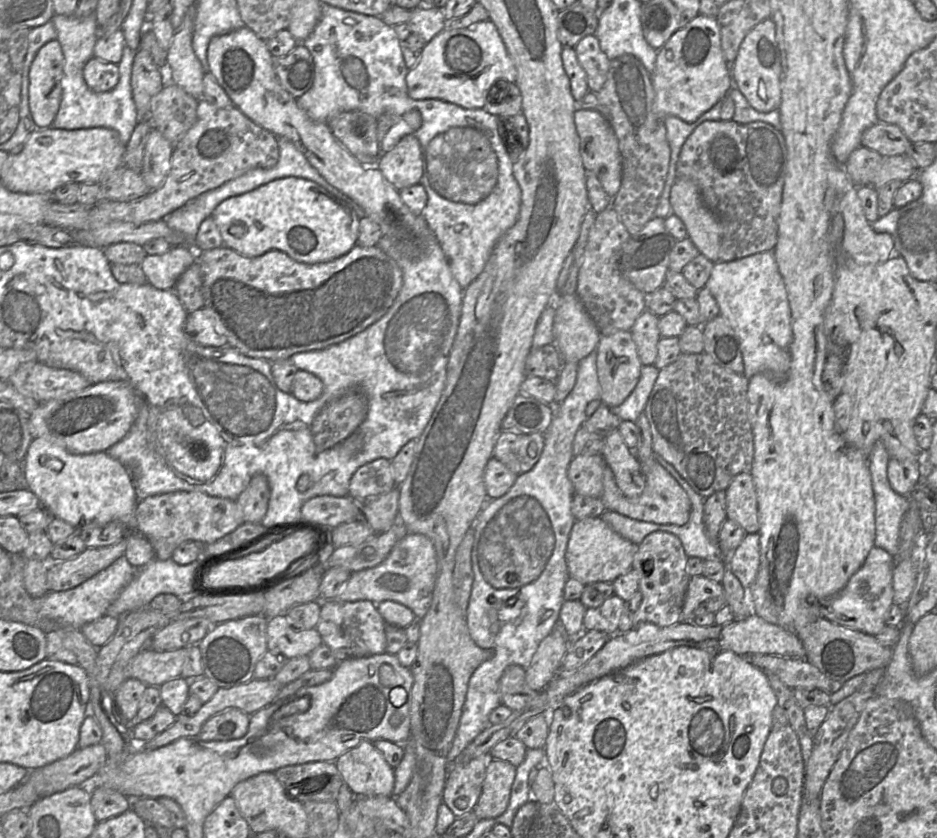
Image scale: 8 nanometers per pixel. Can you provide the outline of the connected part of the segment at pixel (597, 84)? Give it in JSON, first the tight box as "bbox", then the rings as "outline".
{"bbox":[574,34,611,92],"outline":[[[594,34],[582,38],[574,49],[578,62],[587,74],[589,90],[599,92],[607,80],[611,60],[601,50]]]}

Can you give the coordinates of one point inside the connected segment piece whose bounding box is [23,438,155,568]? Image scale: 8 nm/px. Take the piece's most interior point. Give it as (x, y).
(94, 489)

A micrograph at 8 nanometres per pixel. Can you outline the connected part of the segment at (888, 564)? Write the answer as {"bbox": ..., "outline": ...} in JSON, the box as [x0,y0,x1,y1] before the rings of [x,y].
{"bbox":[820,547,894,635],"outline":[[[873,547],[846,586],[837,594],[820,601],[820,617],[869,635],[879,634],[886,627],[886,616],[893,605],[894,564],[891,554],[882,548]]]}

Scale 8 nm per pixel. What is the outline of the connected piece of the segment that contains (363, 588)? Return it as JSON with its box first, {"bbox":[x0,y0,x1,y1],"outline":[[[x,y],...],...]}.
{"bbox":[332,533,437,619],"outline":[[[408,533],[392,548],[387,558],[373,568],[351,573],[349,580],[342,588],[339,595],[332,600],[353,602],[369,600],[378,604],[385,600],[396,601],[413,611],[416,617],[422,619],[430,608],[433,590],[437,576],[437,556],[433,542],[423,534]]]}

